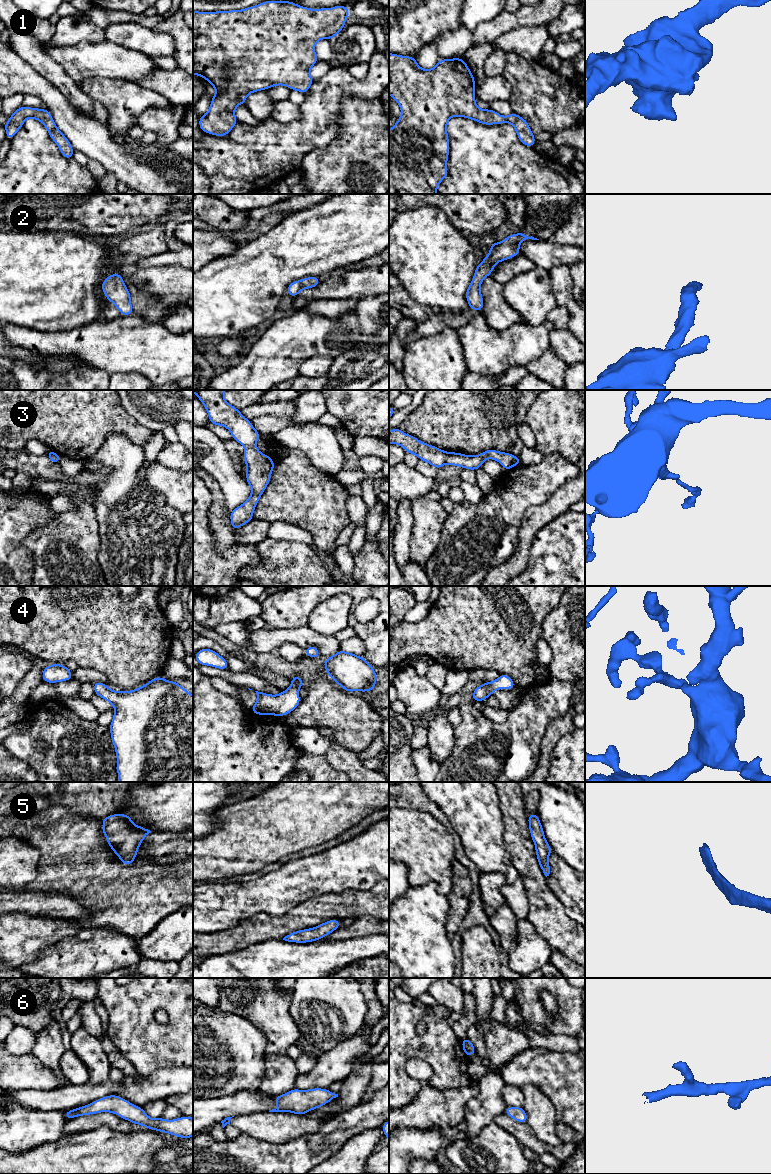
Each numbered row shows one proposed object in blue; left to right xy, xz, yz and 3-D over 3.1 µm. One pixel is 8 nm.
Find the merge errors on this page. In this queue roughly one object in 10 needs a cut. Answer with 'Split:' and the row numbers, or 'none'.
Split: none

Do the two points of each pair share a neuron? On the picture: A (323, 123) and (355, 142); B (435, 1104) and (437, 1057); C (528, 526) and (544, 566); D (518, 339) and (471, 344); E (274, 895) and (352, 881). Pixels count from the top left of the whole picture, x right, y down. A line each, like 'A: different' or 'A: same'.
A: different
B: different
C: different
D: same
E: same

